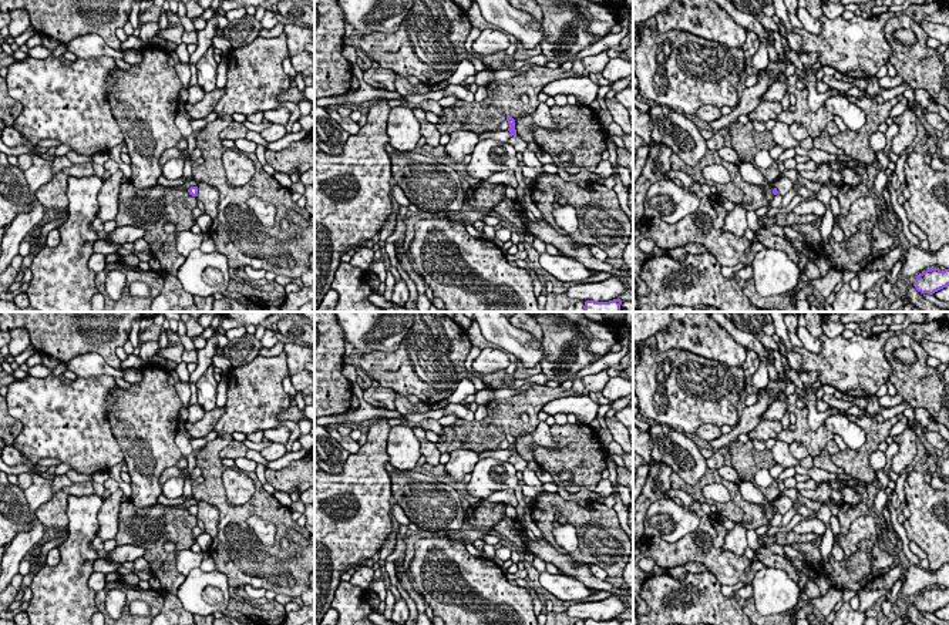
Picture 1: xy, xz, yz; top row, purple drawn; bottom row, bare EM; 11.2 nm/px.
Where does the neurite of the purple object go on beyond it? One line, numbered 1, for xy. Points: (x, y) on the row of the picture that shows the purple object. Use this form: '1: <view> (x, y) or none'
1: none

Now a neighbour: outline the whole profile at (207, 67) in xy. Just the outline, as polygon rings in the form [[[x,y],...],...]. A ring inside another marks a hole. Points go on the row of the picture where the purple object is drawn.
[[[213,46],[206,50],[206,53],[196,63],[198,71],[198,85],[203,88],[205,93],[211,93],[216,88],[218,63],[213,58]]]

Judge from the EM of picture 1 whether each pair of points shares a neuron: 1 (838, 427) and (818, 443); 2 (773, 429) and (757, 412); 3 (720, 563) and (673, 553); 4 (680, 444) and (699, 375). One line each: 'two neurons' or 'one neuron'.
1: two neurons
2: two neurons
3: one neuron
4: two neurons

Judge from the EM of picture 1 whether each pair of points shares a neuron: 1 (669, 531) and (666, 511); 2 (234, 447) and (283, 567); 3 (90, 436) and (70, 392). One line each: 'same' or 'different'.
1: same
2: different
3: same

